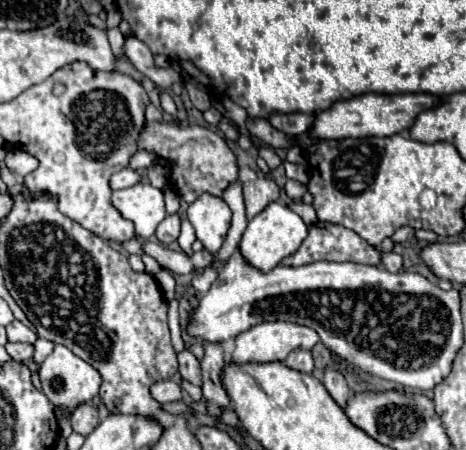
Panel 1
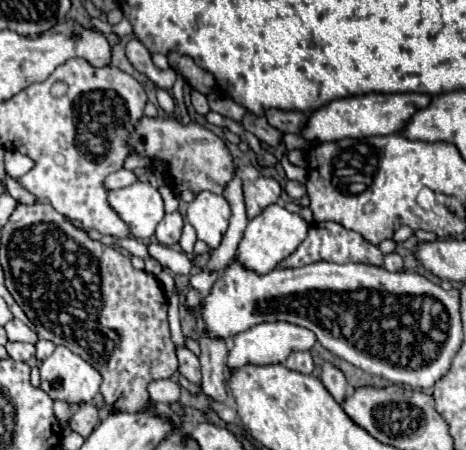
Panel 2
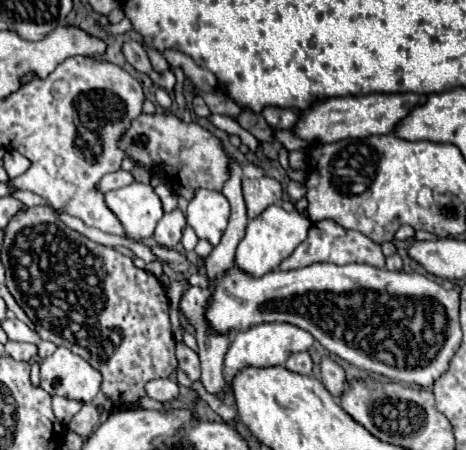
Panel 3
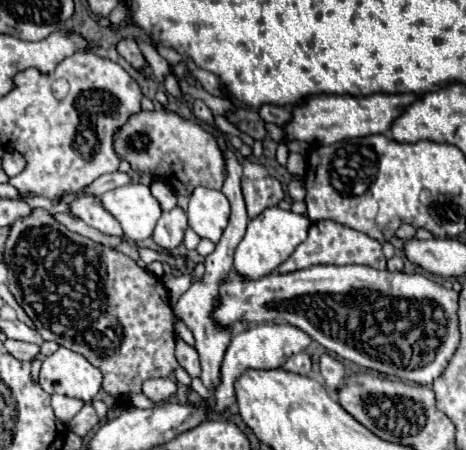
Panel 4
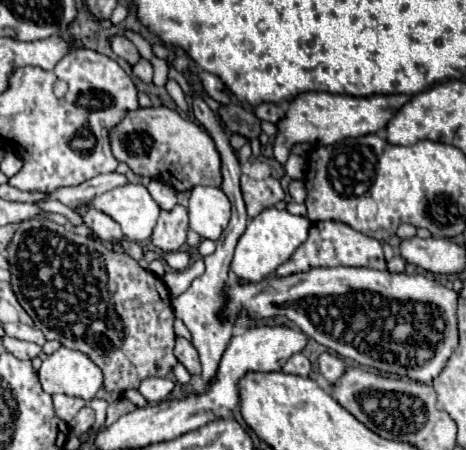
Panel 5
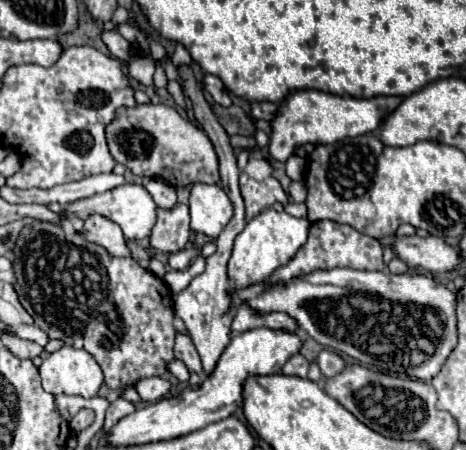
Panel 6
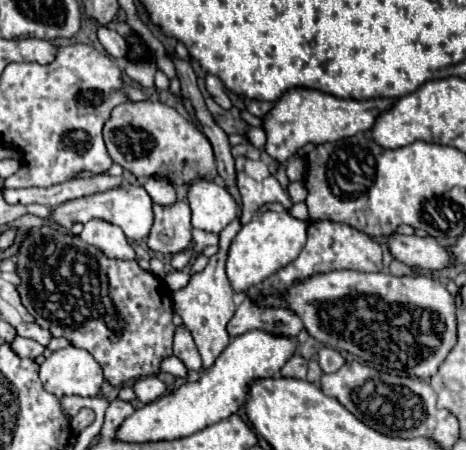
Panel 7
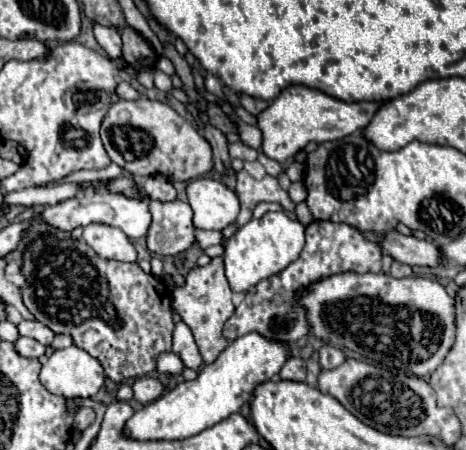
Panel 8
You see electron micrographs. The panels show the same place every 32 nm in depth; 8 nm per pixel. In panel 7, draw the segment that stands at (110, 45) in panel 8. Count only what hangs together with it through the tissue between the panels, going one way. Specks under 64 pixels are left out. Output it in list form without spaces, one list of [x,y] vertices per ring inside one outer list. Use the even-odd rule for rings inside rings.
[[[98,26],[96,28],[96,36],[100,40],[100,44],[104,46],[104,50],[112,56],[112,58],[126,58],[124,52],[124,38],[116,32],[116,30],[110,30],[106,26]]]

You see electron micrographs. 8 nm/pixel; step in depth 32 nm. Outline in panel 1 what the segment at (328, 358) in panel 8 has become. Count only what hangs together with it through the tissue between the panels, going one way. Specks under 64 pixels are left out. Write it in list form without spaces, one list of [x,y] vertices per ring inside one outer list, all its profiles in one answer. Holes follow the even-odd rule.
[[[326,368],[326,370],[324,370],[324,386],[326,386],[326,390],[330,392],[330,396],[336,400],[336,404],[344,408],[344,404],[346,404],[348,398],[350,398],[350,390],[348,390],[348,384],[346,384],[344,376],[342,376],[338,370]]]

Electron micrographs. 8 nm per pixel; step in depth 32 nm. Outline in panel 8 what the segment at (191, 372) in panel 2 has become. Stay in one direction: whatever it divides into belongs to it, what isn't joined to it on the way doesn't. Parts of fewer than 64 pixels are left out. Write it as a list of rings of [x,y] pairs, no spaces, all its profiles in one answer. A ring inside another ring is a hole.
[[[178,322],[174,328],[172,352],[178,354],[184,362],[184,366],[188,366],[192,370],[198,370],[202,366],[202,356],[200,356],[200,350],[196,346],[196,340],[184,322]]]

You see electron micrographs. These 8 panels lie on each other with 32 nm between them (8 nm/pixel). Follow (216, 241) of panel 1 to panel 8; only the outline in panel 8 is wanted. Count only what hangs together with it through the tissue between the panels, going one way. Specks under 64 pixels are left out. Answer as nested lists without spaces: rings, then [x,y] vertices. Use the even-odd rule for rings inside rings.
[[[206,176],[190,180],[186,194],[194,210],[194,226],[200,230],[224,230],[238,216],[238,196],[220,180]]]

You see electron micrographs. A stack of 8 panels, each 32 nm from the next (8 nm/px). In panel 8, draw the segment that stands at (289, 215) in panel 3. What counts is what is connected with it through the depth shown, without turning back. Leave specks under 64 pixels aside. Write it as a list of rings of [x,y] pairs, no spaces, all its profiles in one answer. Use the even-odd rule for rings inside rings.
[[[266,212],[262,218],[252,218],[248,224],[236,230],[236,234],[224,246],[224,270],[232,292],[248,292],[260,280],[282,272],[294,262],[304,248],[304,226],[298,220],[290,220],[286,212]]]

